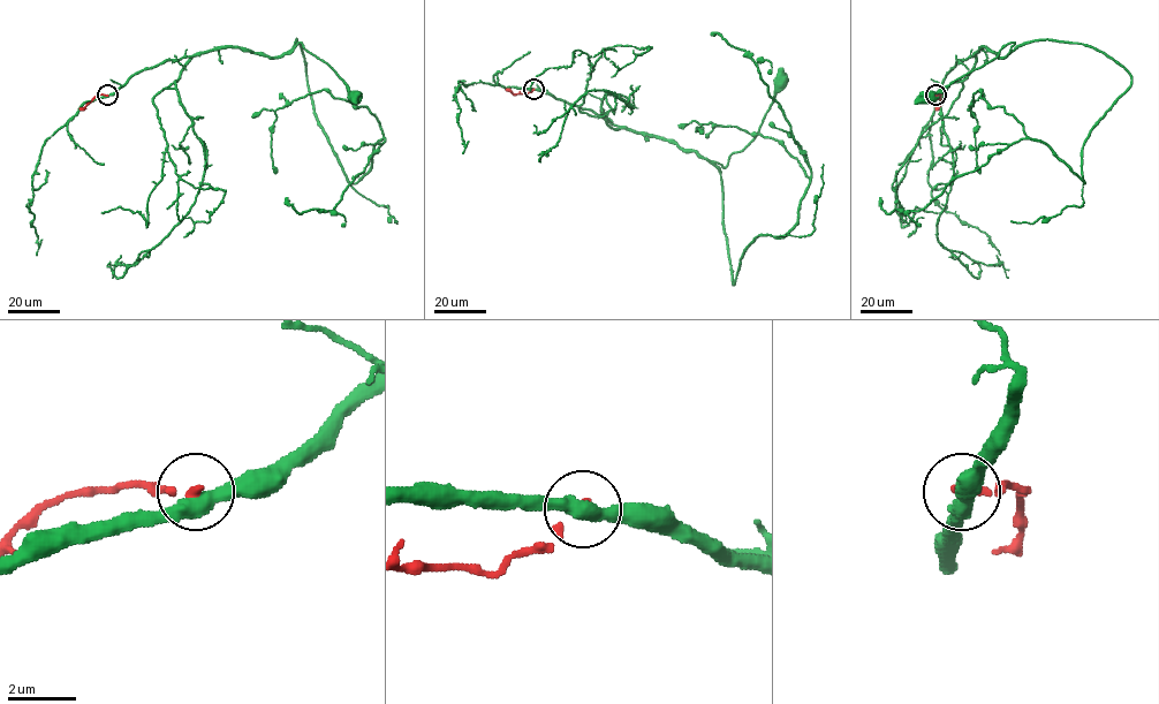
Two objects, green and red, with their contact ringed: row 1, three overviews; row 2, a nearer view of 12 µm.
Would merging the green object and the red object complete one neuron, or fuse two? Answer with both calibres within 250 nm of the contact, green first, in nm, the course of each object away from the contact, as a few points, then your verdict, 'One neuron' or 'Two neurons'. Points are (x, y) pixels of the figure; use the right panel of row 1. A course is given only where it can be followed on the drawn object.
Thickness 440 nm (green) against 240 nm. Course of green: (936, 96), (959, 60), (981, 47), (1005, 57), (1014, 43), (1006, 44), (981, 67), (928, 97). Course of red: (936, 95), (940, 95), (941, 104), (936, 108). Two neurons

